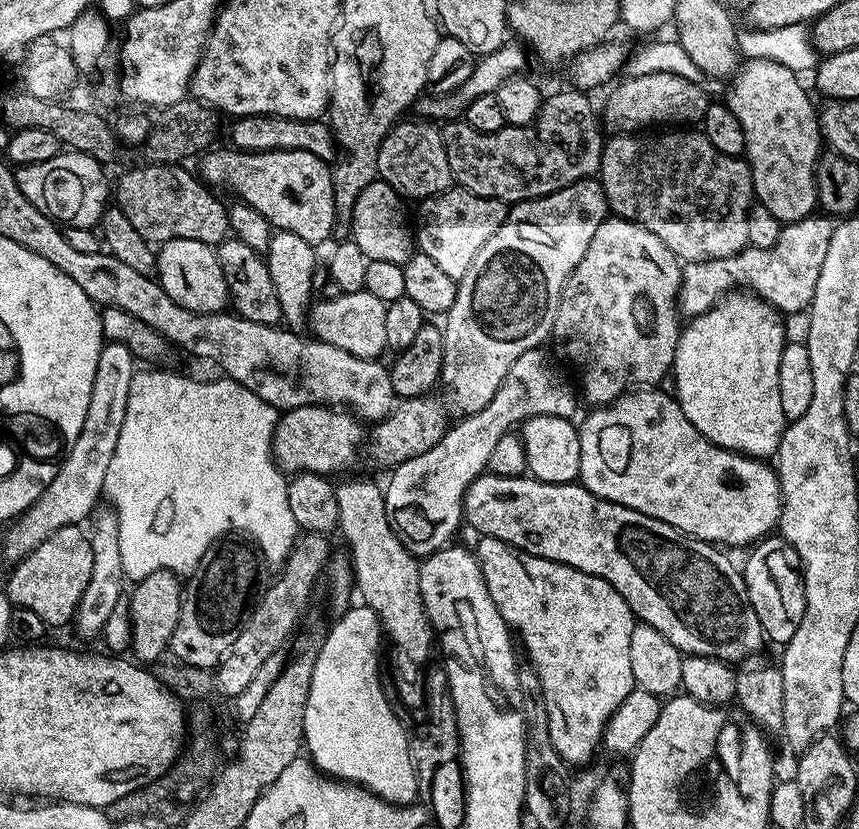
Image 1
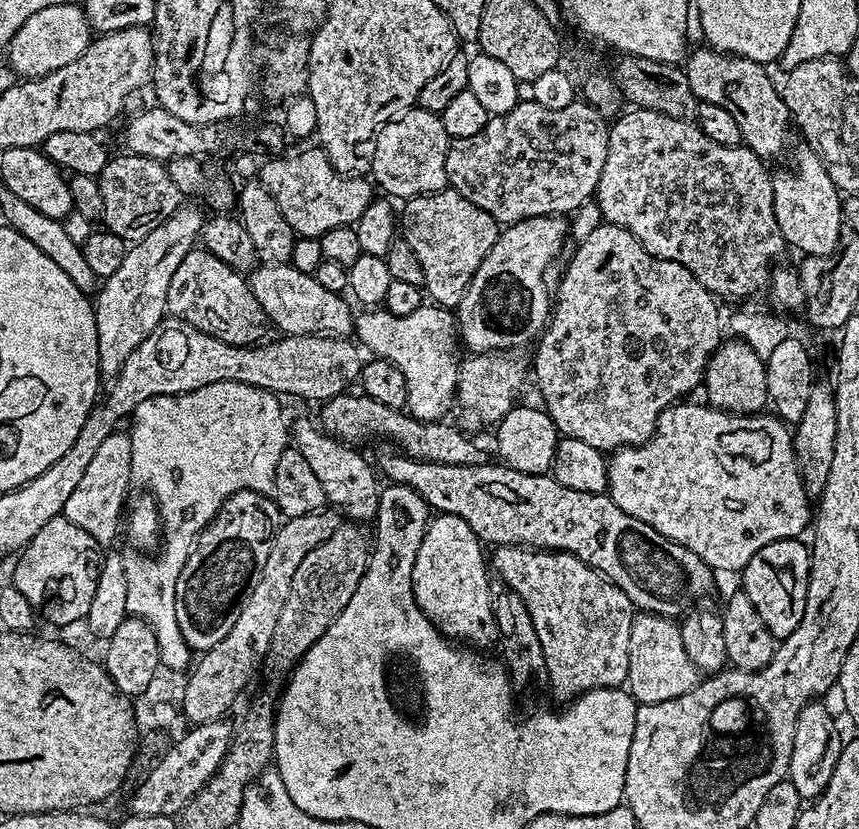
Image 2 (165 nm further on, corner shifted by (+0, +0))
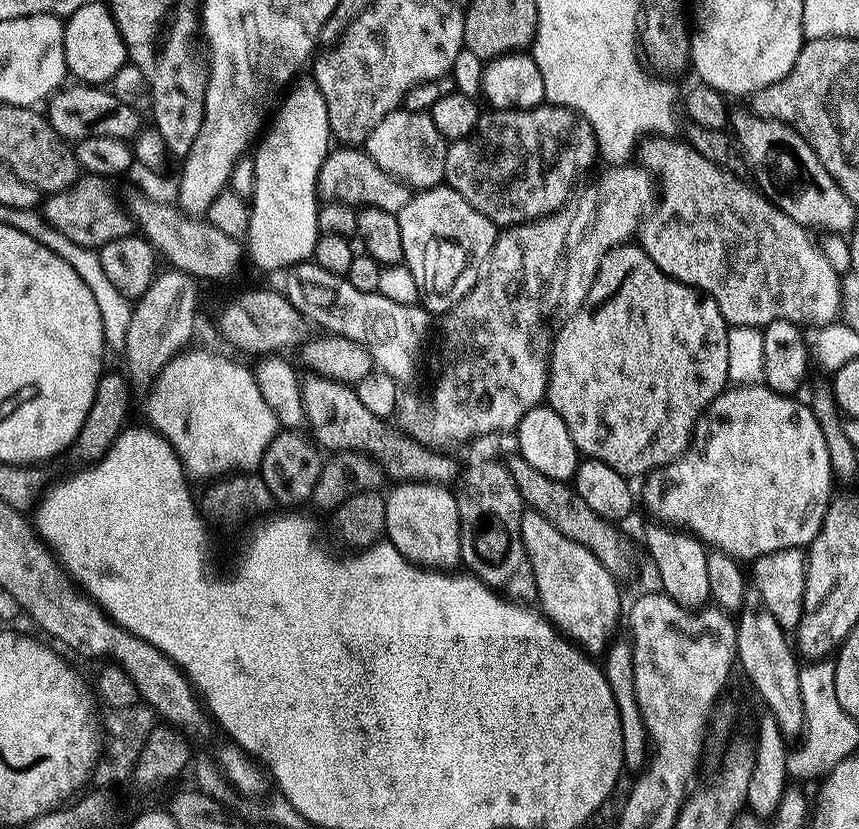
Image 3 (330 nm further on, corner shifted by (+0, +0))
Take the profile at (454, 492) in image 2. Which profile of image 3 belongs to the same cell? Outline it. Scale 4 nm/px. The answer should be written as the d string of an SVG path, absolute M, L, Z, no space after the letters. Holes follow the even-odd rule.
M308 374L301 379L300 393L307 431L321 449L329 448L327 451L332 454L365 452L384 469L385 477L392 479L393 476L396 482L427 482L448 486L457 479L456 460L448 456L452 454L427 448L395 427L387 428L384 425L387 423L381 417L370 414L370 410L358 402L355 387L339 384L337 380L325 376Z

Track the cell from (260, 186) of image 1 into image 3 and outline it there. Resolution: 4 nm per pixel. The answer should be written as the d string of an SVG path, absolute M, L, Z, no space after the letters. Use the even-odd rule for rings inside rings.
M336 146L329 151L318 170L316 190L321 201L337 200L340 204L351 204L360 208L377 208L398 213L414 195L407 184L396 180L370 154L360 146Z

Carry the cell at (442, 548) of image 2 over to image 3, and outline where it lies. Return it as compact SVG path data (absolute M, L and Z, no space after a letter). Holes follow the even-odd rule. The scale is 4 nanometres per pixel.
M400 482L395 485L392 493L384 496L386 506L386 522L384 523L384 536L387 543L395 551L401 552L410 563L419 564L421 568L429 570L452 570L460 559L460 519L458 518L458 504L455 491L442 484L429 484L427 482Z

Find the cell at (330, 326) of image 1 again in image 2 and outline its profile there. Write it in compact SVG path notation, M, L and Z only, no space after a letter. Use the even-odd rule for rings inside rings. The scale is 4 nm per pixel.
M291 262L287 264L260 264L259 267L255 269L251 273L250 283L252 285L252 293L254 294L254 298L258 298L258 306L262 306L262 310L268 316L269 321L273 325L276 324L281 329L279 330L283 335L286 336L343 336L345 338L351 337L354 332L354 311L352 312L352 308L350 305L344 301L345 297L338 292L331 292L330 290L326 290L322 286L318 286L318 282L316 281L316 277L310 273L303 273L302 270L295 267L295 265Z

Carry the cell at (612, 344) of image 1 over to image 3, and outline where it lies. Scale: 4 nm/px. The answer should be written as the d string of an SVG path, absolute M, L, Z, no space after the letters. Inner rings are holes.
M629 242L627 244L619 244L617 248L612 248L600 259L600 265L598 266L598 274L594 278L594 286L590 286L590 294L586 294L586 302L582 302L582 306L578 311L571 313L567 317L568 320L560 328L560 333L555 333L554 339L550 344L550 355L548 357L548 390L546 393L547 407L554 409L562 418L562 422L566 422L566 430L570 430L570 438L574 442L577 453L581 457L589 460L597 460L598 462L606 462L606 466L610 466L610 470L618 470L618 474L627 476L629 478L643 478L648 475L649 472L658 470L662 466L666 466L670 462L674 462L680 455L688 449L689 444L692 442L692 432L696 428L696 421L700 419L700 415L708 409L710 402L714 402L714 398L718 398L724 392L724 389L729 387L730 381L728 378L728 330L730 325L722 318L722 310L718 310L718 306L712 301L709 296L703 295L696 291L696 289L689 286L689 284L683 284L678 282L674 277L667 276L661 268L654 266L652 259L645 254L643 248L637 246L635 243Z

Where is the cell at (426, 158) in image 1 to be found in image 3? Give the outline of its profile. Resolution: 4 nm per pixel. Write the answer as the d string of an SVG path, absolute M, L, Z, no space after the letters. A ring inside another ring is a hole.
M397 110L386 114L374 130L370 130L366 141L366 151L386 174L407 184L413 190L434 188L445 183L446 154L449 141L438 134L438 126L434 126L428 112L405 112Z

